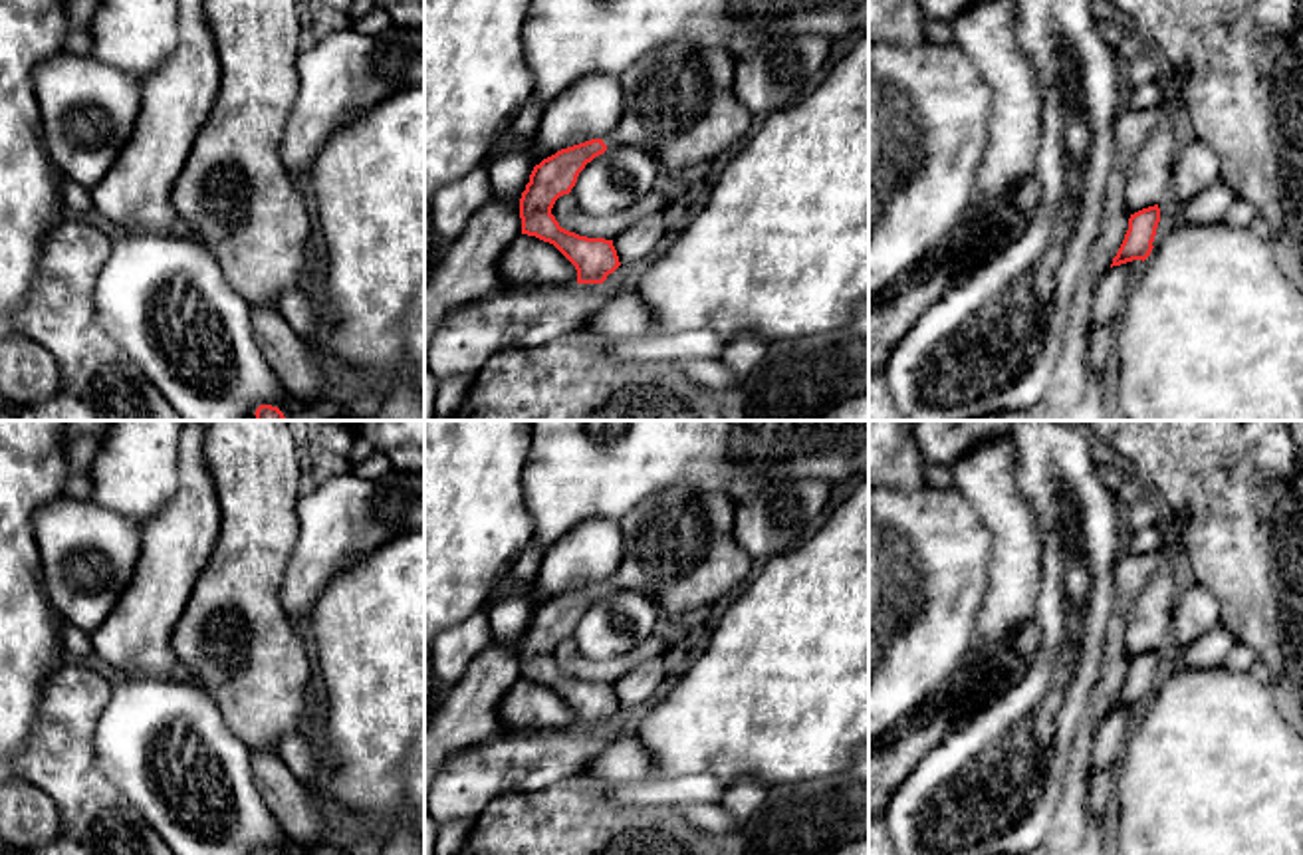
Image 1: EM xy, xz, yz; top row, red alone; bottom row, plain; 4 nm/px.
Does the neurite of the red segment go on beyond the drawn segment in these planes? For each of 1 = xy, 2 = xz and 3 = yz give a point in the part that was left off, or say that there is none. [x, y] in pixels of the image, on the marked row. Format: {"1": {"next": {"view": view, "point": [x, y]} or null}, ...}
{"1": {"next": null}, "2": {"next": {"view": "xz", "point": [681, 108]}}, "3": {"next": null}}

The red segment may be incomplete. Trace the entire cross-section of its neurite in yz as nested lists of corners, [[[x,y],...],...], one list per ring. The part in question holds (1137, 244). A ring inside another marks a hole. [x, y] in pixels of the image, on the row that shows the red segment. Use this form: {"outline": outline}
{"outline": [[[1158,204],[1142,208],[1128,218],[1128,230],[1125,234],[1125,240],[1113,258],[1113,266],[1121,266],[1132,260],[1146,260],[1152,252],[1152,242],[1156,236],[1156,228],[1160,222],[1160,208]]]}

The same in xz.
{"outline": [[[668,44],[619,75],[623,117],[605,139],[591,139],[533,167],[520,198],[522,234],[553,244],[577,270],[577,284],[603,284],[621,262],[613,240],[559,226],[551,208],[579,173],[607,149],[631,145],[652,155],[664,179],[708,165],[748,135],[754,113],[734,93],[736,60],[724,48]]]}

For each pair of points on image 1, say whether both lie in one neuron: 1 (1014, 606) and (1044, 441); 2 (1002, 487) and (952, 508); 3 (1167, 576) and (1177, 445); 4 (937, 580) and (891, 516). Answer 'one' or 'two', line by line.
1: two
2: two
3: two
4: one

